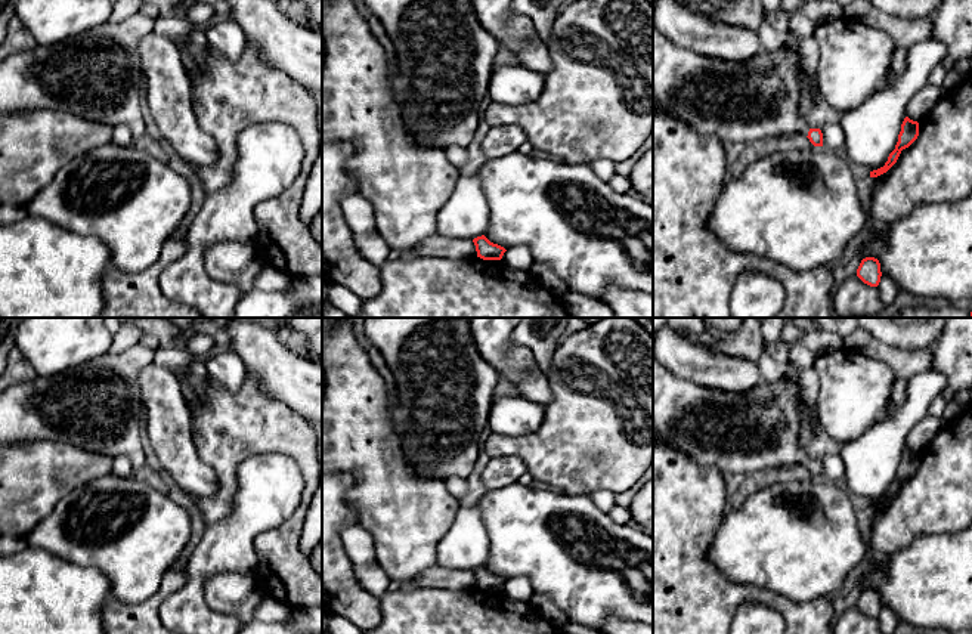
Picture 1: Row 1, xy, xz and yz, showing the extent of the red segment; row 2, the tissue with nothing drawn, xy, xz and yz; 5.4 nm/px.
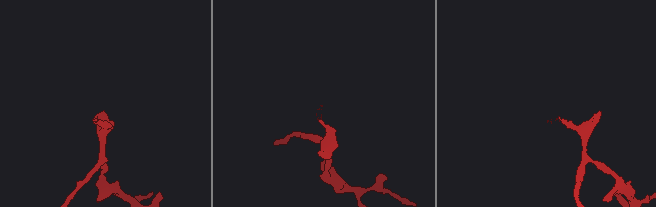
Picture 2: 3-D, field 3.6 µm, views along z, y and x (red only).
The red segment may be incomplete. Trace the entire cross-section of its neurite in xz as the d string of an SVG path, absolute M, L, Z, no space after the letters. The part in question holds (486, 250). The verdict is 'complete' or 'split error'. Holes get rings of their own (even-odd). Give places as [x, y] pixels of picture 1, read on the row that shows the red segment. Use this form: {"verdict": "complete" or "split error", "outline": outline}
{"verdict": "complete", "outline": "M485 235L473 239L477 251L477 257L483 260L501 260L507 251L504 247L490 242Z"}

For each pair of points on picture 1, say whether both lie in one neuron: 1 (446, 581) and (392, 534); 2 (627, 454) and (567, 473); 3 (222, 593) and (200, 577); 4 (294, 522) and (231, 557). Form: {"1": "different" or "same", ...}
{"1": "different", "2": "same", "3": "different", "4": "different"}

